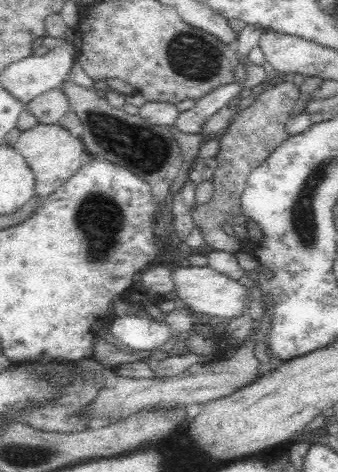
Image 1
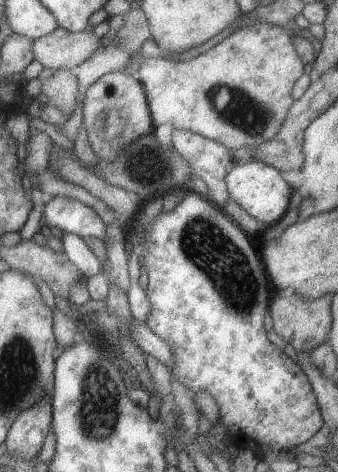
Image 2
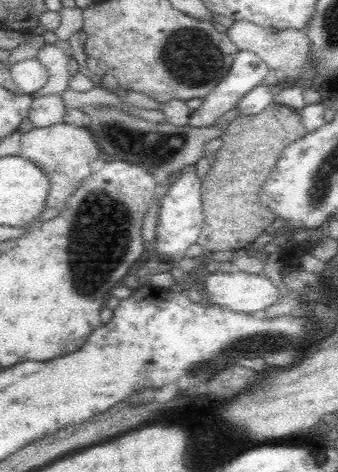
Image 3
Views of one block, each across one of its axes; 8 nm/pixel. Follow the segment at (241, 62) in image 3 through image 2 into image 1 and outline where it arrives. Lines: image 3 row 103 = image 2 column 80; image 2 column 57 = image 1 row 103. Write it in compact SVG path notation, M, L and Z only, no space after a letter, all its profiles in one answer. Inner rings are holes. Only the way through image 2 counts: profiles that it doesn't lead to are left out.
M220 86L216 90L212 90L210 94L202 96L192 110L188 112L180 112L180 118L176 120L176 130L186 132L186 134L198 134L202 132L206 120L210 120L212 116L216 116L216 112L220 112L222 108L228 108L230 100L234 100L236 96L230 92L232 86Z

